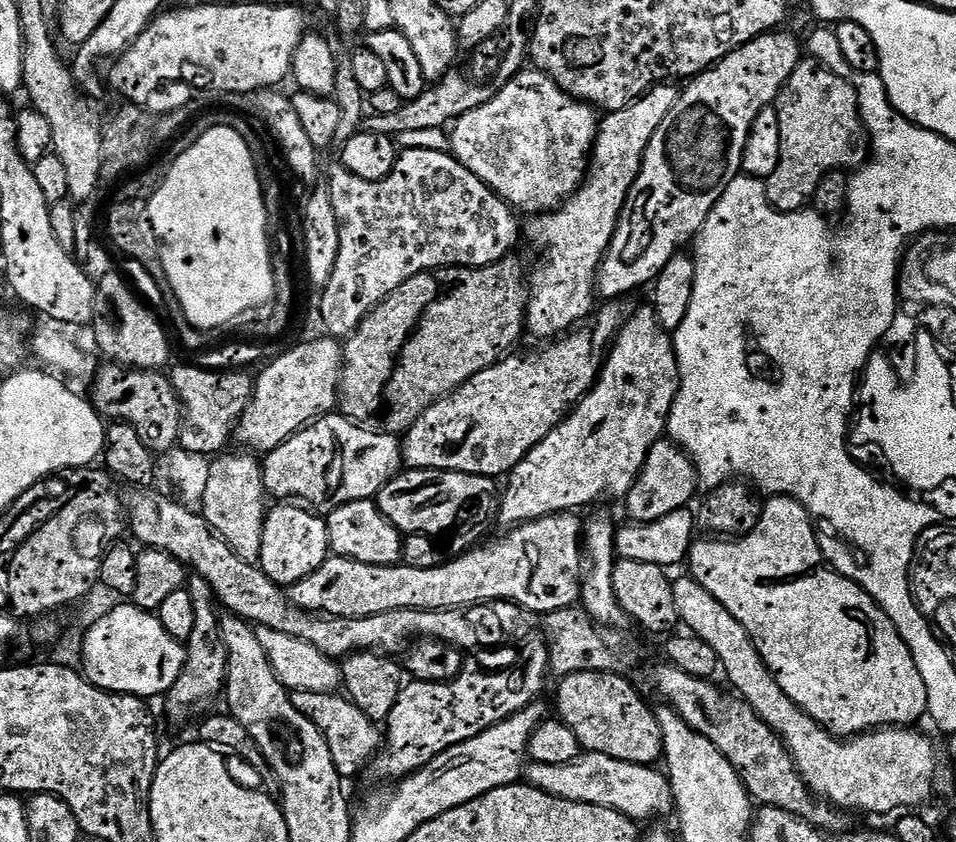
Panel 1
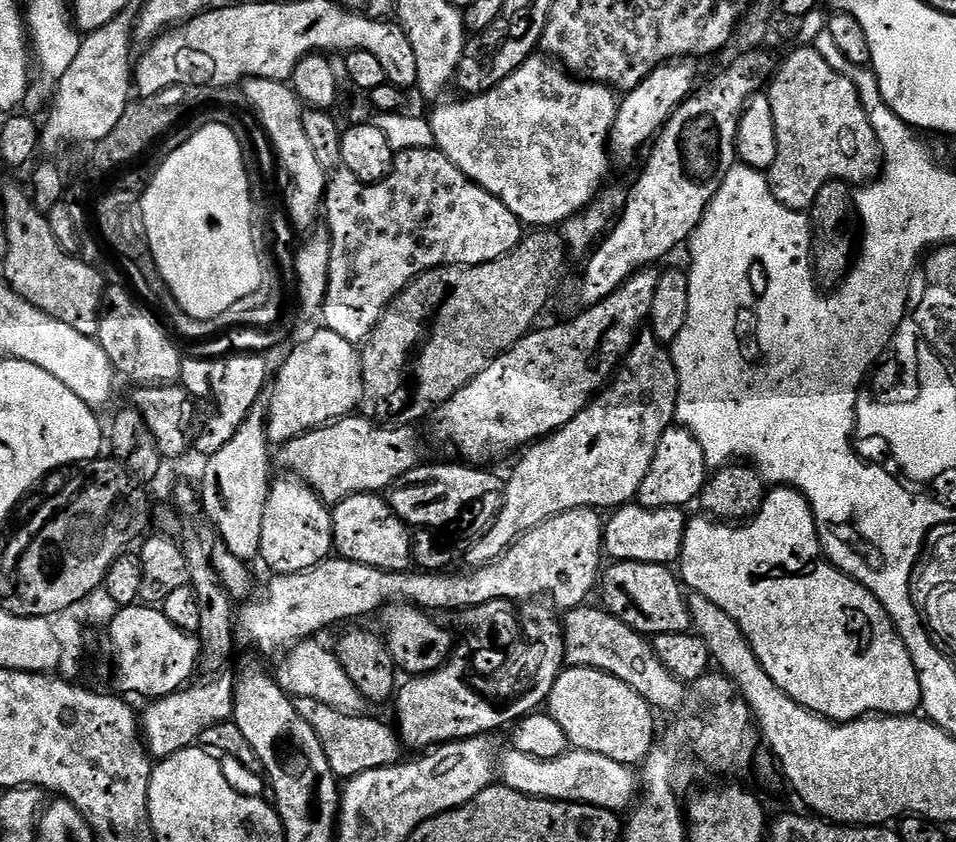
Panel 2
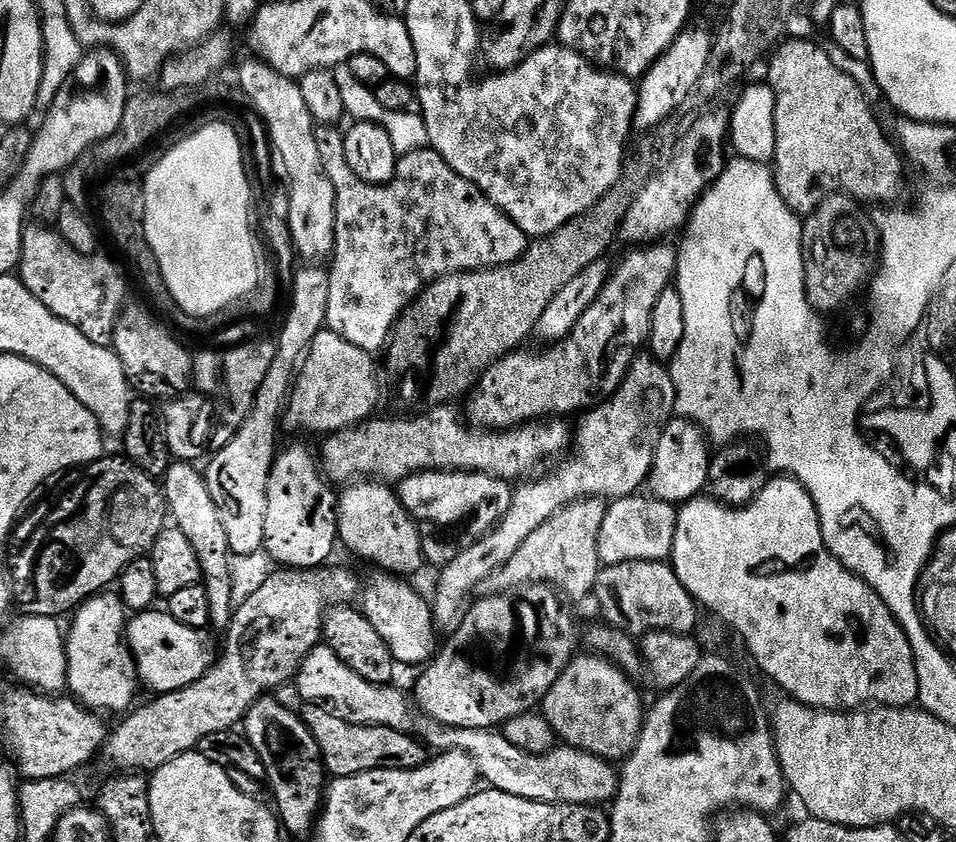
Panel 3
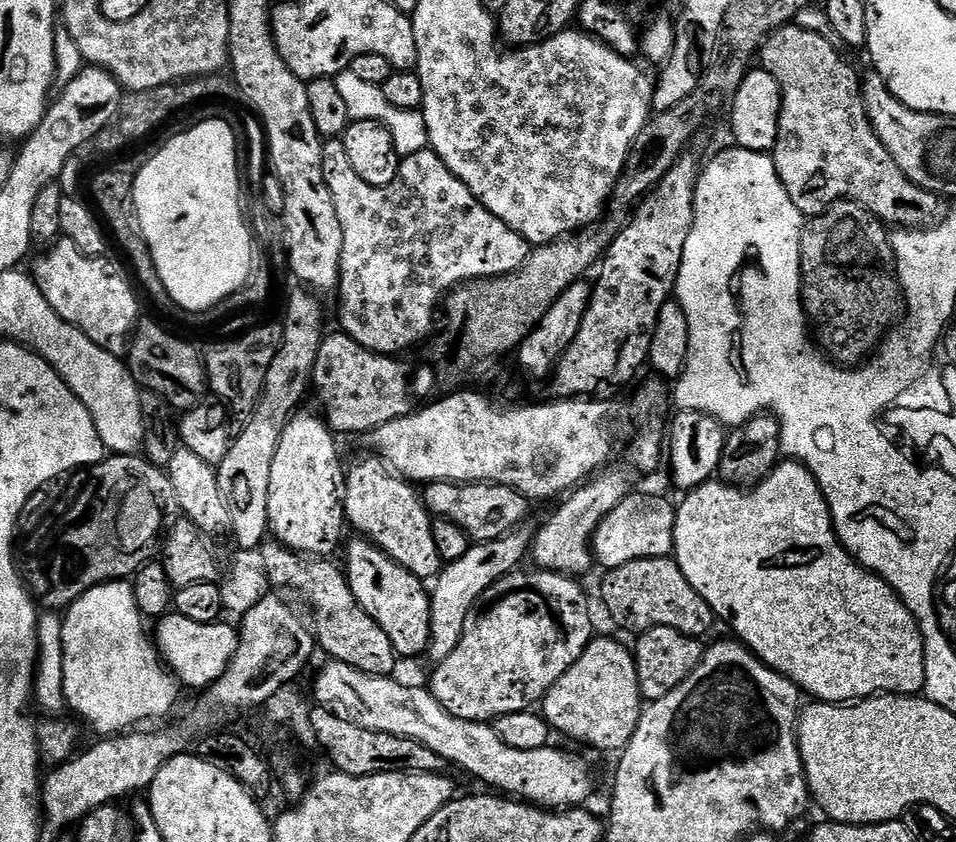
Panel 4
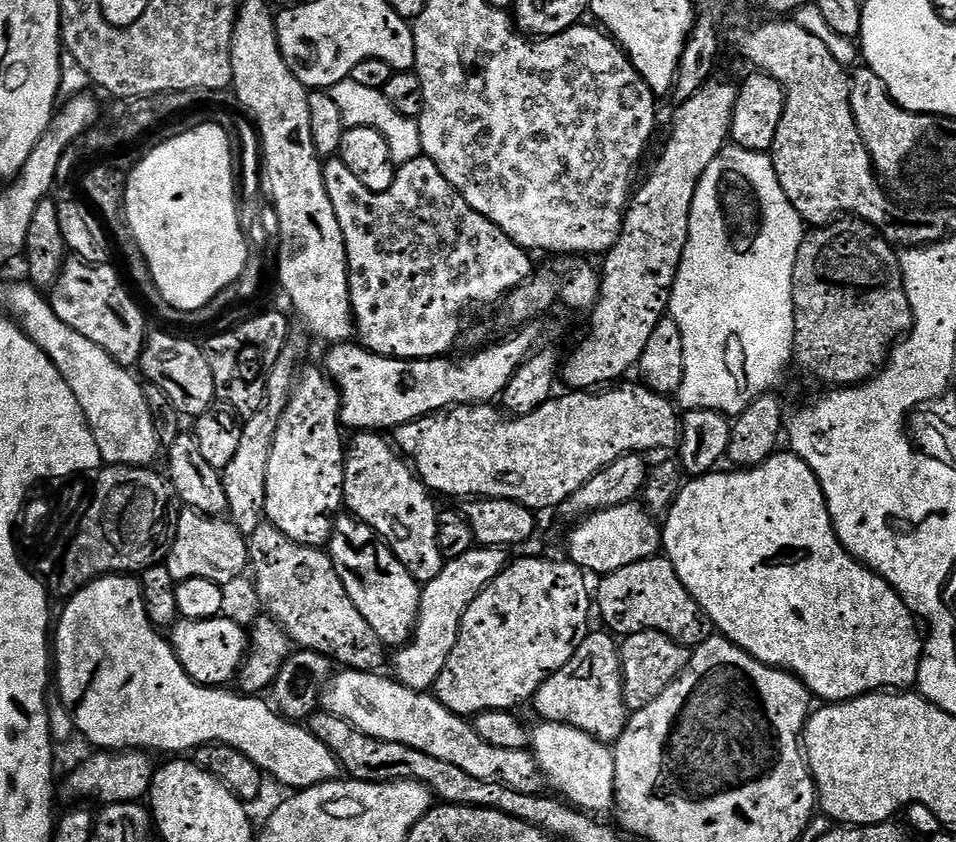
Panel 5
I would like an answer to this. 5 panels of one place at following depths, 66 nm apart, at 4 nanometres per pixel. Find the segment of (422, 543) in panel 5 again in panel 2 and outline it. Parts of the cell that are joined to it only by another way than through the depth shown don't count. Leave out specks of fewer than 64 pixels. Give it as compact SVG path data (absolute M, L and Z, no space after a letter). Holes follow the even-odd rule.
M359 492L331 509L332 542L335 551L345 560L362 562L366 566L387 572L407 572L412 563L412 532L409 525L394 514L383 495Z

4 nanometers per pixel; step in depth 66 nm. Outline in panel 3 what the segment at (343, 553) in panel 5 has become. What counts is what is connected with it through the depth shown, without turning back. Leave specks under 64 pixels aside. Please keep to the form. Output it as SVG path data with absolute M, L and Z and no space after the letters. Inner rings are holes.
M383 570L373 571L369 580L365 579L362 584L362 611L365 618L382 634L382 642L390 650L390 654L396 659L397 665L420 664L424 666L437 655L436 628L437 621L432 614L431 603L423 600L409 581L404 578L397 578Z

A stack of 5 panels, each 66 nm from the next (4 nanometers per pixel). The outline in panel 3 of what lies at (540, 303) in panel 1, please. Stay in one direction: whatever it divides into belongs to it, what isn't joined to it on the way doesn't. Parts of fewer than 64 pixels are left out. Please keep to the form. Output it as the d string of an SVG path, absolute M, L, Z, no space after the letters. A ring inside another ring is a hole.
M689 26L681 32L679 38L669 46L651 68L644 73L638 84L636 93L635 127L640 130L656 128L673 115L672 111L685 99L691 97L696 88L698 78L702 78L702 70L706 70L706 58L710 58L713 33L704 28Z

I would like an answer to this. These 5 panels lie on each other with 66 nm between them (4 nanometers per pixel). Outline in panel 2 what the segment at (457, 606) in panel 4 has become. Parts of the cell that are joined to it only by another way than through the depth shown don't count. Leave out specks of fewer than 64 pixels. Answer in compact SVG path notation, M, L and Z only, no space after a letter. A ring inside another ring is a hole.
M641 331L611 383L577 416L570 418L566 426L523 449L524 457L517 462L512 477L506 480L506 487L502 492L504 505L501 506L496 521L493 522L492 529L465 556L463 553L462 560L468 563L465 565L474 569L494 562L525 532L554 518L559 512L569 512L575 508L615 510L633 503L640 495L640 487L650 470L650 462L654 458L654 450L658 450L662 434L673 427L679 389L678 370L674 366L669 349L661 344L651 331Z

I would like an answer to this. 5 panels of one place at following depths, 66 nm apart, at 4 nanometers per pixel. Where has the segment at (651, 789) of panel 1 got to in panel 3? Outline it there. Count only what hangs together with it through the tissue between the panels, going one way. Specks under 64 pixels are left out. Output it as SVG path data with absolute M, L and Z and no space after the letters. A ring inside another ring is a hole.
M435 722L427 726L429 728L424 732L425 737L423 736L427 747L436 748L432 750L440 752L462 752L471 760L475 760L479 779L483 783L485 780L488 788L497 788L499 792L543 804L604 806L615 797L618 787L617 769L600 756L567 746L557 746L551 752L539 756L510 746L504 735L496 730L446 728Z

